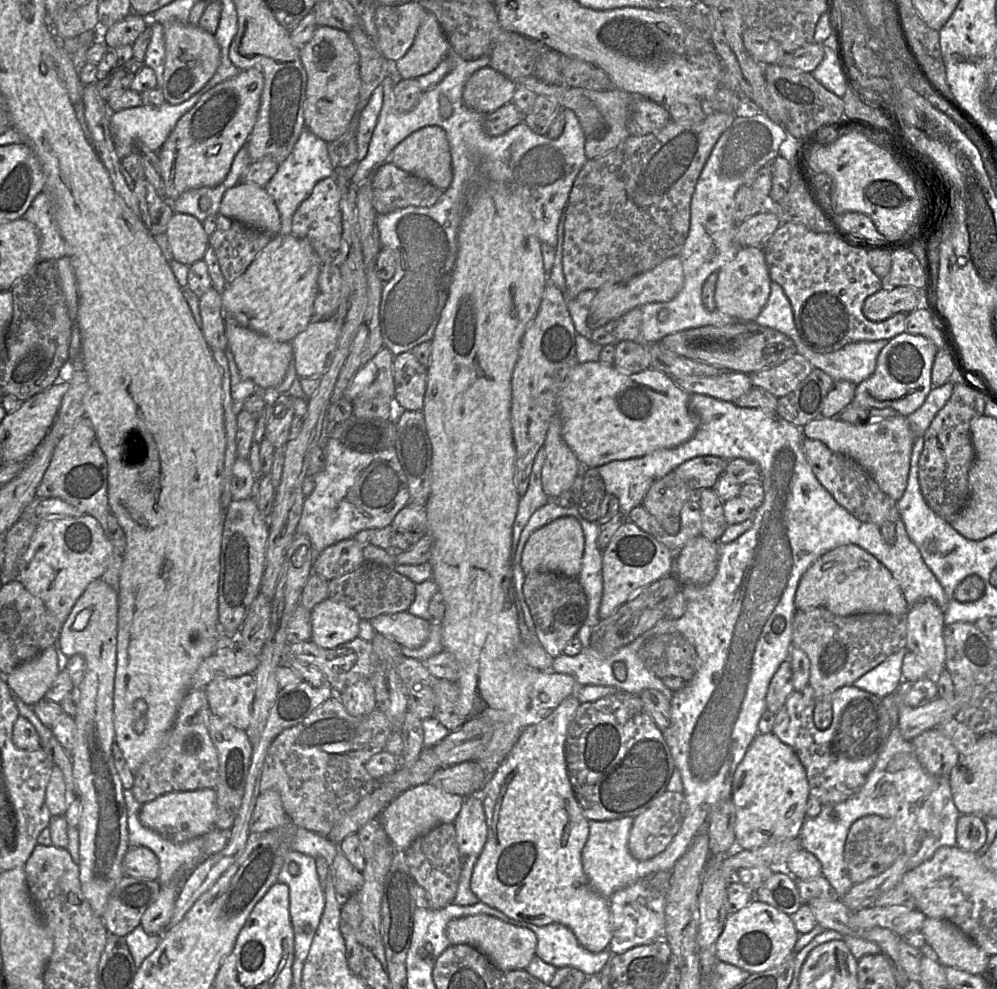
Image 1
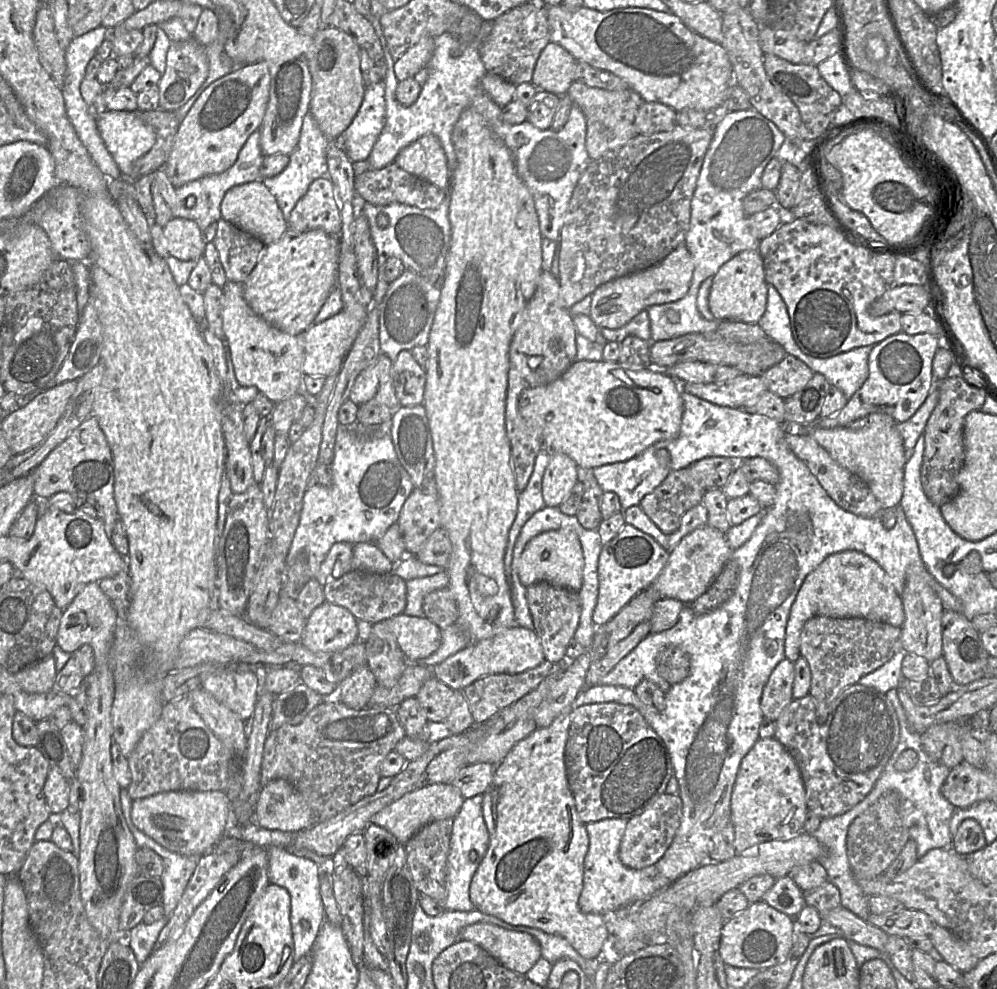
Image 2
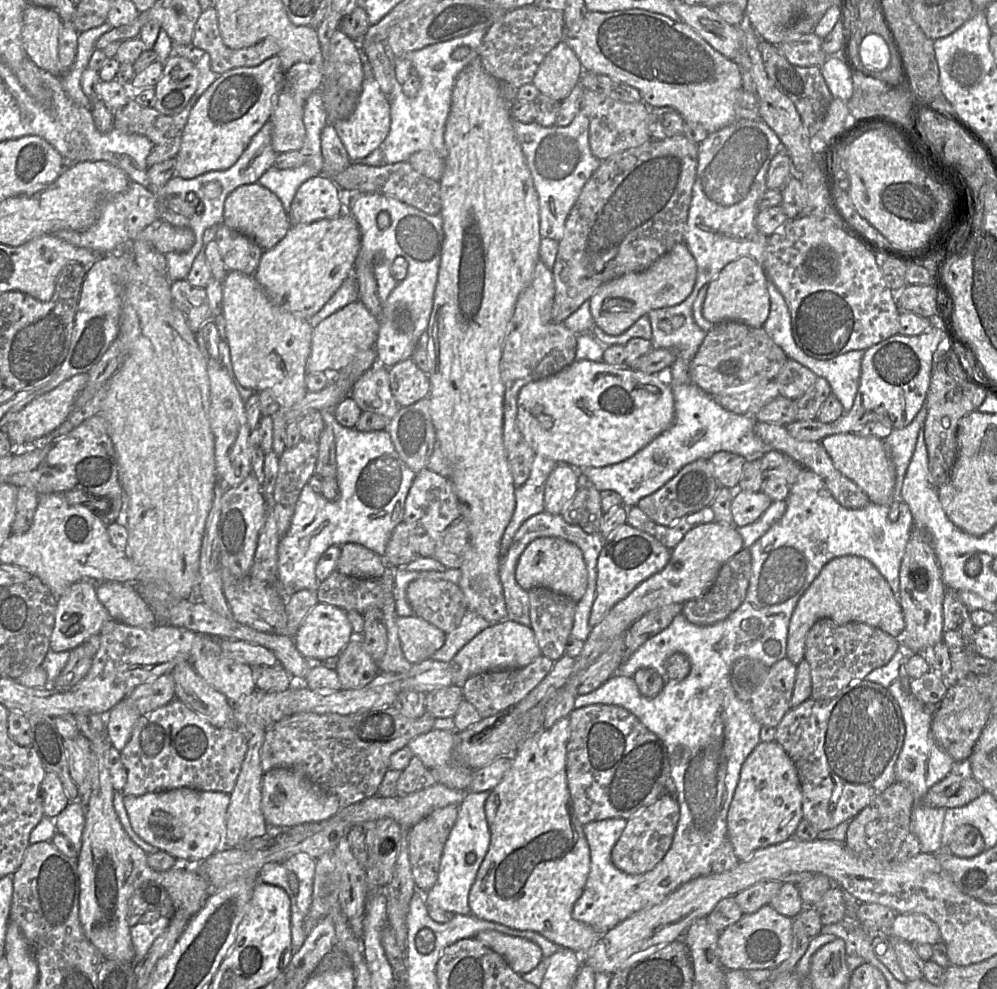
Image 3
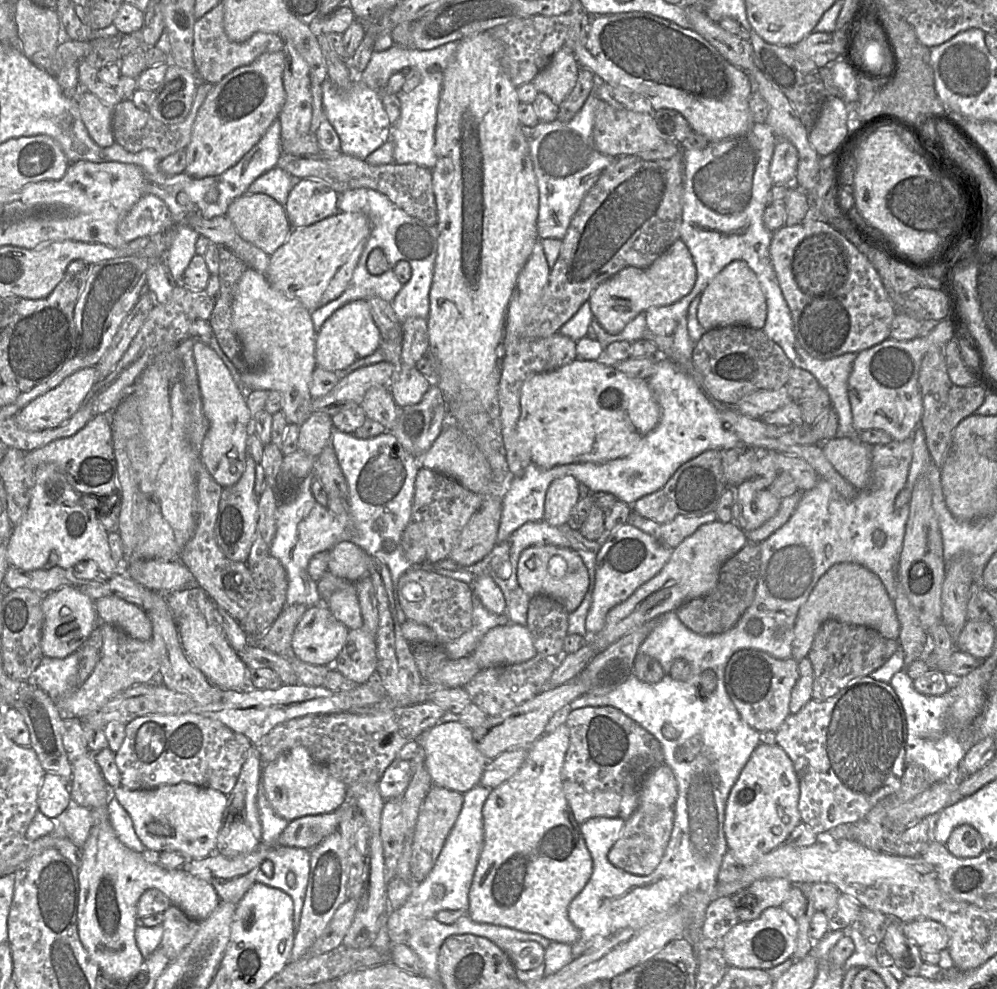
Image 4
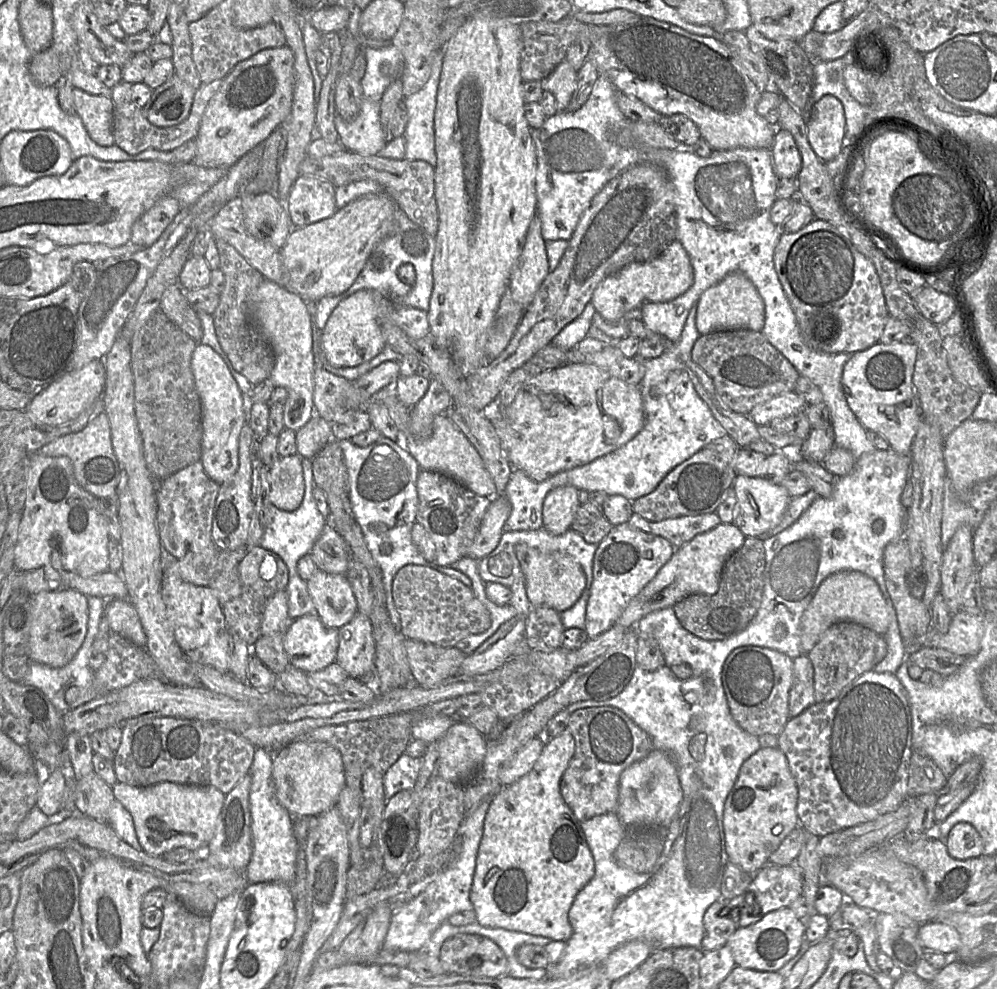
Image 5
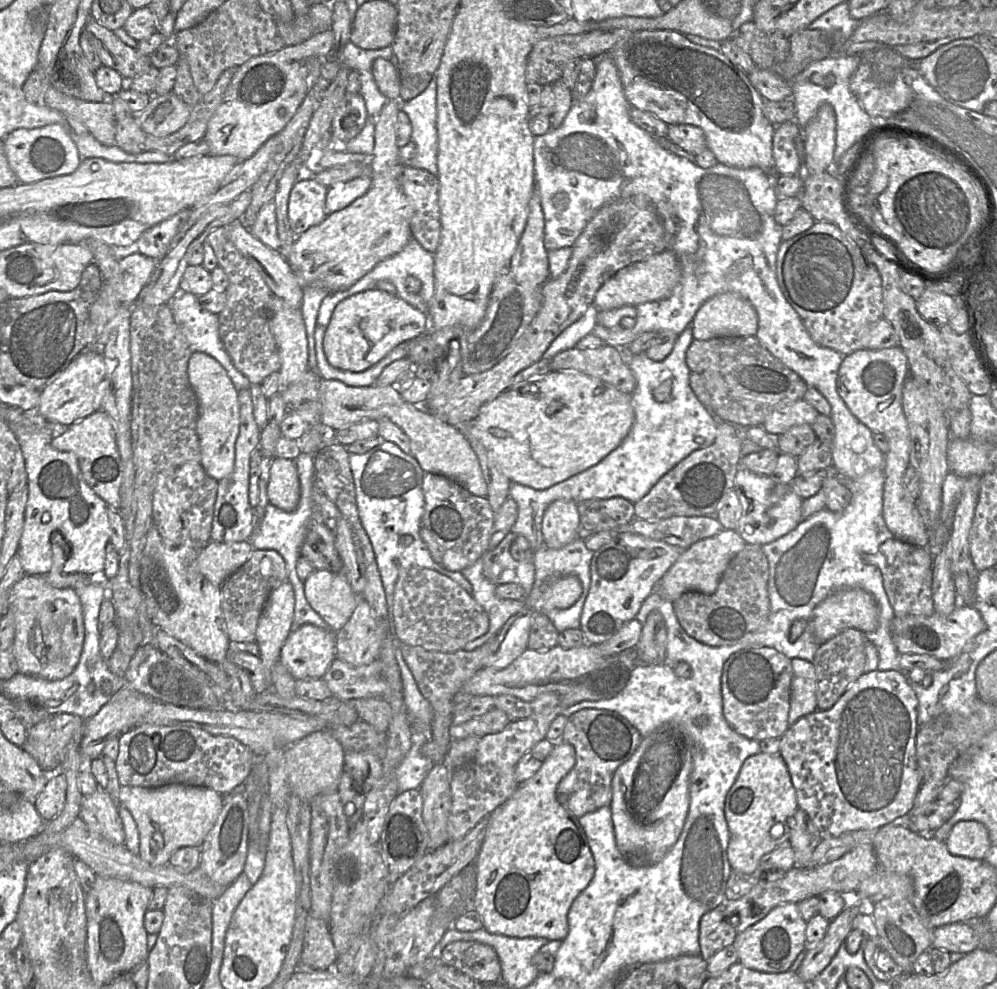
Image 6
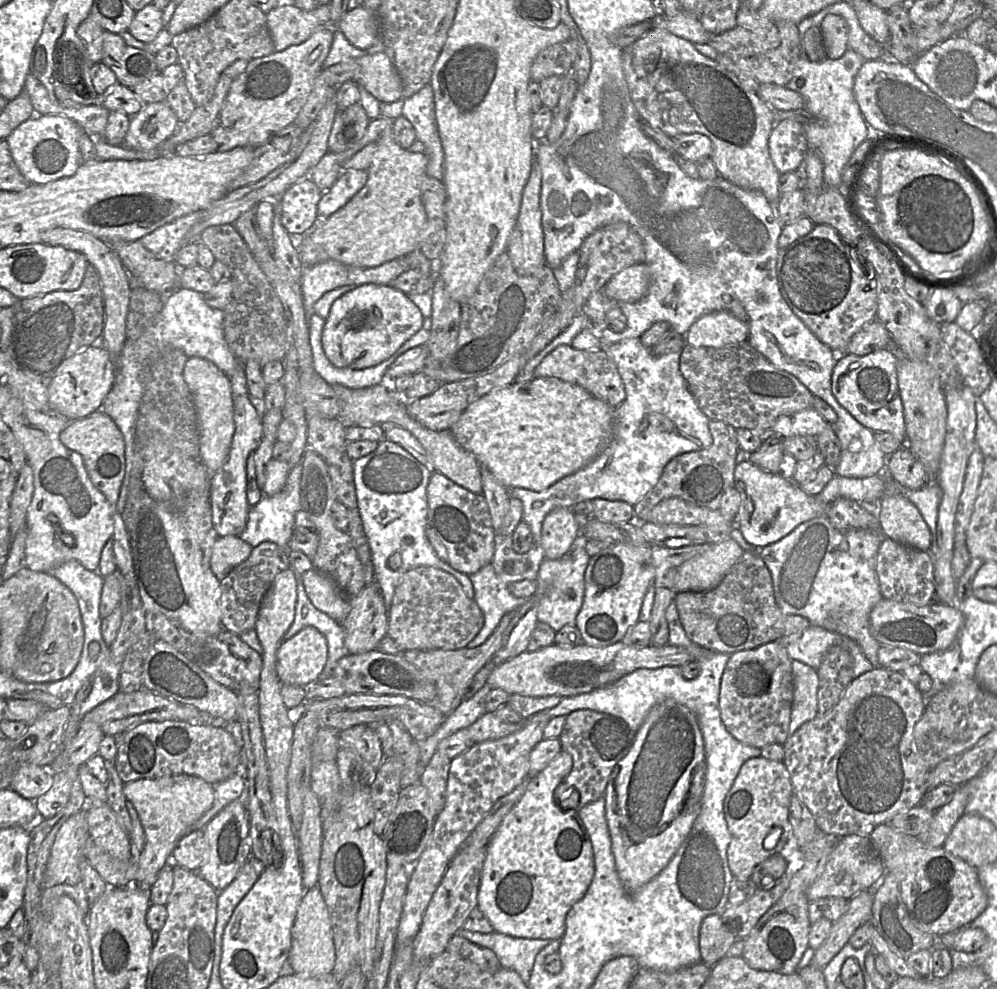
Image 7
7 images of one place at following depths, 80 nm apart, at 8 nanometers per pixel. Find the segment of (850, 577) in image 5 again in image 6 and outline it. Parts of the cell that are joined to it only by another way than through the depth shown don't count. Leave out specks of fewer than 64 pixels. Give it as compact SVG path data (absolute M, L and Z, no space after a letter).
M854 588L834 593L813 610L810 627L825 642L847 628L871 633L878 626L878 610L873 596Z

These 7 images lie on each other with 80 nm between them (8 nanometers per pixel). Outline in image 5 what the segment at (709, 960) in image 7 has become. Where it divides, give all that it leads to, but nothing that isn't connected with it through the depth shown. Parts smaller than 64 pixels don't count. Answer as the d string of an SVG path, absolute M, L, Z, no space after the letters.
M720 898L710 905L704 913L701 951L713 951L725 946L730 936L735 932L735 922L729 916L721 916L721 910L725 906L727 906L727 901Z

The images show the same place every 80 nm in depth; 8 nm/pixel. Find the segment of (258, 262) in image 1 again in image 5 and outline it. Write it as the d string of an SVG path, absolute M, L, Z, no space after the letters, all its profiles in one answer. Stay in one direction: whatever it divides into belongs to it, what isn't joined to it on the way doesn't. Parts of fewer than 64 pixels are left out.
M381 191L380 193L366 195L352 201L345 207L337 209L337 211L329 218L323 219L319 222L307 225L305 227L294 228L290 233L285 245L280 249L283 265L288 277L288 287L284 288L286 288L289 292L299 295L300 298L306 303L318 302L320 299L327 296L337 296L343 294L354 283L355 279L357 278L361 270L364 268L368 258L372 254L372 251L376 247L376 245L388 235L390 235L395 229L395 214L397 209L397 205L390 198L390 196L386 192Z

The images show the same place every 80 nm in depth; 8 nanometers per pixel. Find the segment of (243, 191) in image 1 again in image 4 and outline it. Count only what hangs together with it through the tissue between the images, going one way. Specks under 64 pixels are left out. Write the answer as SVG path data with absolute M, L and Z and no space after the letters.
M245 193L228 206L226 215L242 239L262 249L268 255L286 241L293 228L285 206L266 193Z

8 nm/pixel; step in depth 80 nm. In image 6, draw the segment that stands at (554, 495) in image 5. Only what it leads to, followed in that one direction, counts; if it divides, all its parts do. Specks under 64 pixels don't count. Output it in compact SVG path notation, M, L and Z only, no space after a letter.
M557 500L546 509L542 519L544 545L561 549L577 537L579 506L574 501Z

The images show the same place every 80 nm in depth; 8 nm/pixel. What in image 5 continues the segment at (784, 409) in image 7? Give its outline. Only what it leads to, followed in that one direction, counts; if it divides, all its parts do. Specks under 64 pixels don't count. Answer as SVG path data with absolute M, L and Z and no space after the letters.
M721 330L702 335L692 348L691 360L712 379L721 403L727 409L746 416L756 406L794 391L800 377L796 368L761 331Z

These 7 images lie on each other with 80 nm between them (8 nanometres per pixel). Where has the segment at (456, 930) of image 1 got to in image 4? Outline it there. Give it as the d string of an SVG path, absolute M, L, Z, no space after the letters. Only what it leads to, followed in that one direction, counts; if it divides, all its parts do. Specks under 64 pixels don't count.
M510 940L499 947L509 956L516 970L534 970L545 960L546 949L535 941Z

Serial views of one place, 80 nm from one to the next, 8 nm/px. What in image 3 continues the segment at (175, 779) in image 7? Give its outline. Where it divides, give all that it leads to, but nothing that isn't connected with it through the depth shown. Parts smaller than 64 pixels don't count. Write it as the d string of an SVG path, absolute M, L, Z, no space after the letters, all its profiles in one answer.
M182 787L141 796L124 794L123 802L135 833L178 861L200 863L224 846L230 802L230 795L227 793Z

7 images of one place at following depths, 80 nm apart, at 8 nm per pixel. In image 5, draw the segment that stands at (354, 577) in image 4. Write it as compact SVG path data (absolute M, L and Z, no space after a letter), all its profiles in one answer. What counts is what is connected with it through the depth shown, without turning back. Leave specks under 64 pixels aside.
M332 523L325 525L309 554L317 570L343 575L352 556L349 545Z

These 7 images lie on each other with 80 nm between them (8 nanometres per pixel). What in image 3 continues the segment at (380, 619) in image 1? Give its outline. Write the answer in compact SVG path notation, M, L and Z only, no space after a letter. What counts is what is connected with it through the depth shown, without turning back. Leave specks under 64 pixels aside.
M397 616L396 623L403 654L412 664L431 658L445 642L446 634L421 617Z

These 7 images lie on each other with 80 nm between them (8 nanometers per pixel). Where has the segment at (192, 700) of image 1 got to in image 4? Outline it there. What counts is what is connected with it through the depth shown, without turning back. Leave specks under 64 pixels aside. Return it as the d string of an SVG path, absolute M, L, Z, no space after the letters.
M148 714L126 724L125 738L120 749L115 752L115 762L120 772L121 785L129 790L148 790L187 782L229 795L253 745L245 735L233 731L220 721L198 714Z

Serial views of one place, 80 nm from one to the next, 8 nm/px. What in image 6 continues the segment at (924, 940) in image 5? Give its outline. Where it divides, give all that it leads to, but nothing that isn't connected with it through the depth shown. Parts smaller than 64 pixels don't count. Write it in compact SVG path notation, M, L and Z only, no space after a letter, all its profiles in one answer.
M952 923L932 929L932 948L948 953L967 954L979 947L979 940L968 923Z

